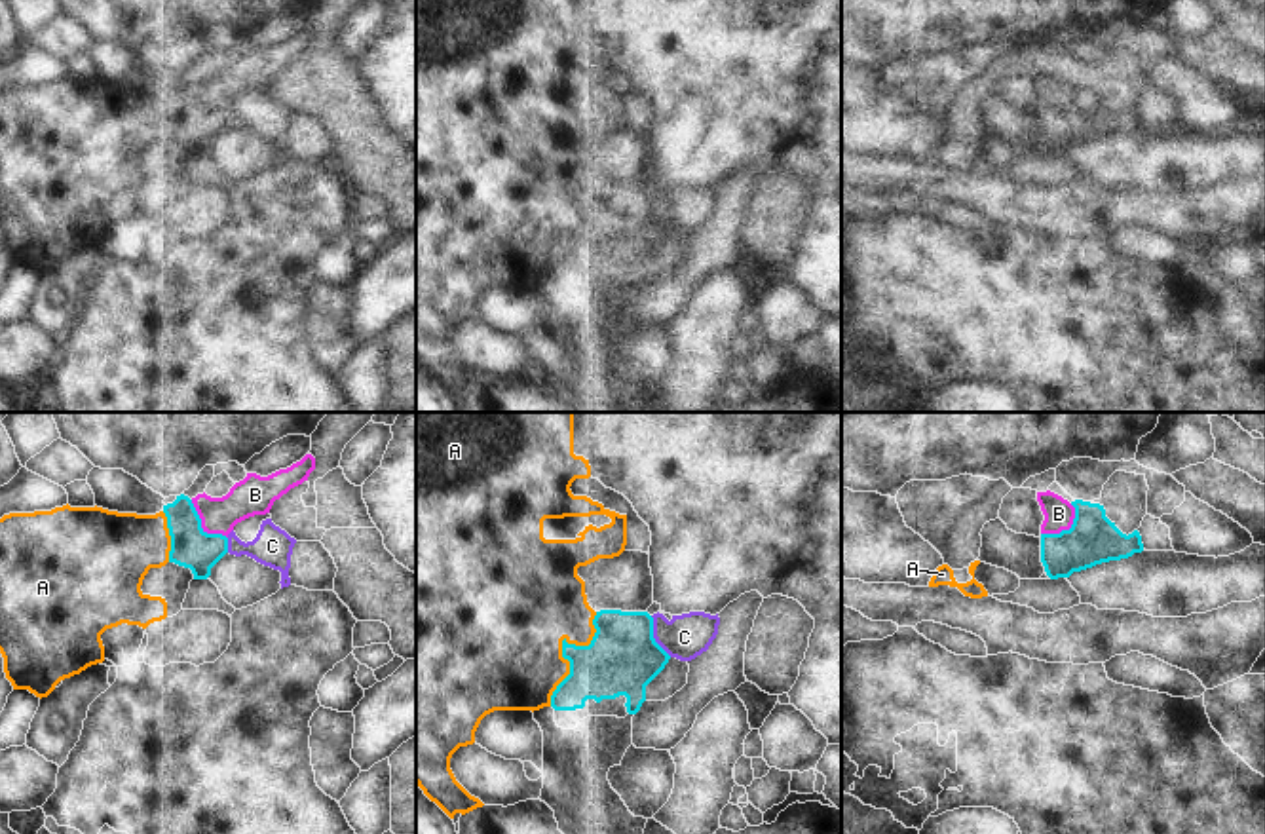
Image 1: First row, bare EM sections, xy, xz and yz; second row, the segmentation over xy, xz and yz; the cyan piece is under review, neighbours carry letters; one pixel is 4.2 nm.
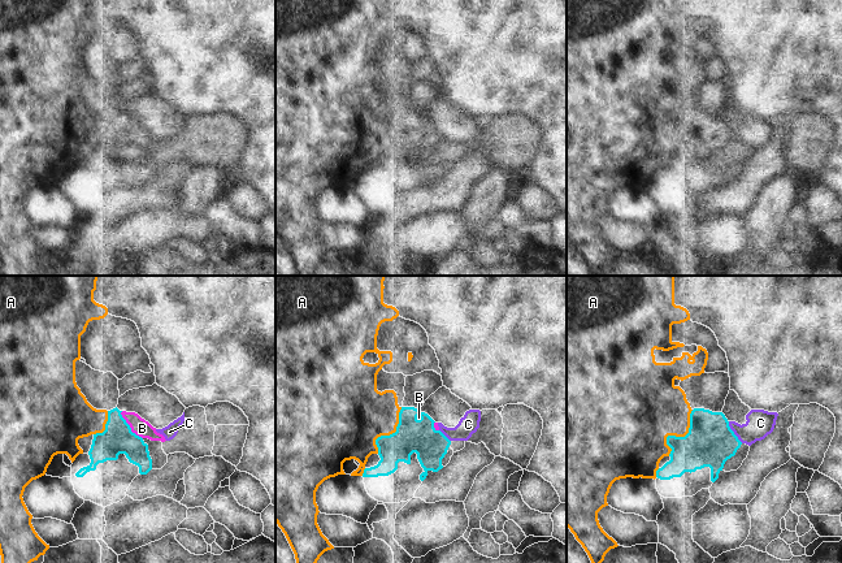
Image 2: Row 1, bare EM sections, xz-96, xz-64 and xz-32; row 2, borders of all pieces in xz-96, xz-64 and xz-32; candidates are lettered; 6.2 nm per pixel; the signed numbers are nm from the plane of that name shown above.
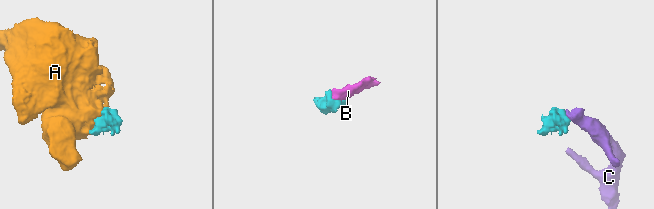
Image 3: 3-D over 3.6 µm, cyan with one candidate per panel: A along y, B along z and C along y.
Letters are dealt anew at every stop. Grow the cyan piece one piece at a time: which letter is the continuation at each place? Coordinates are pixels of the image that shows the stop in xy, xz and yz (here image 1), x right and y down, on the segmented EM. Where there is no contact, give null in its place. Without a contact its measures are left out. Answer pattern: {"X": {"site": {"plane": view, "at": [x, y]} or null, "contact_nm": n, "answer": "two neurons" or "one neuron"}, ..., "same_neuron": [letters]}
{"A": {"site": {"plane": "xz", "at": [563, 646]}, "contact_nm": 440, "answer": "one neuron"}, "B": {"site": {"plane": "xy", "at": [200, 527]}, "contact_nm": 220, "answer": "one neuron"}, "C": {"site": {"plane": "xz", "at": [652, 637]}, "contact_nm": 200, "answer": "two neurons"}, "same_neuron": ["A", "B"]}

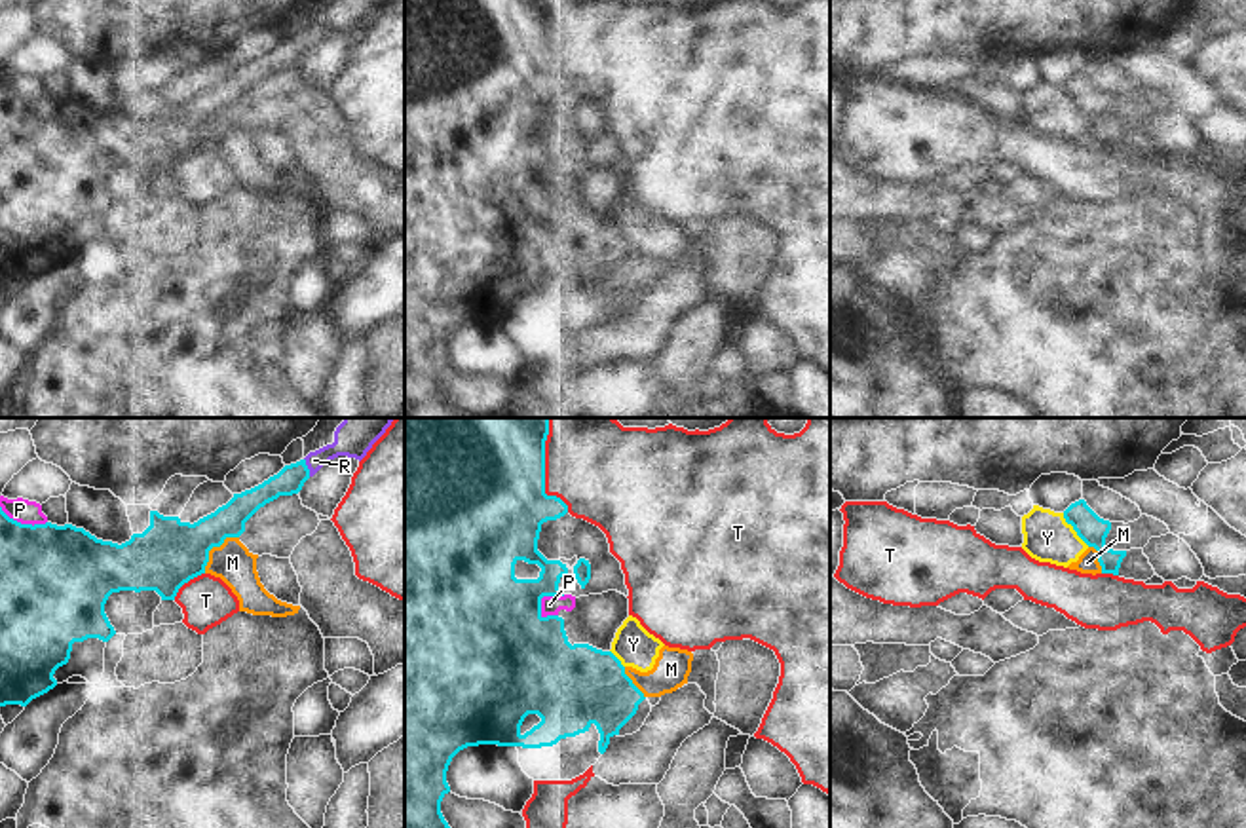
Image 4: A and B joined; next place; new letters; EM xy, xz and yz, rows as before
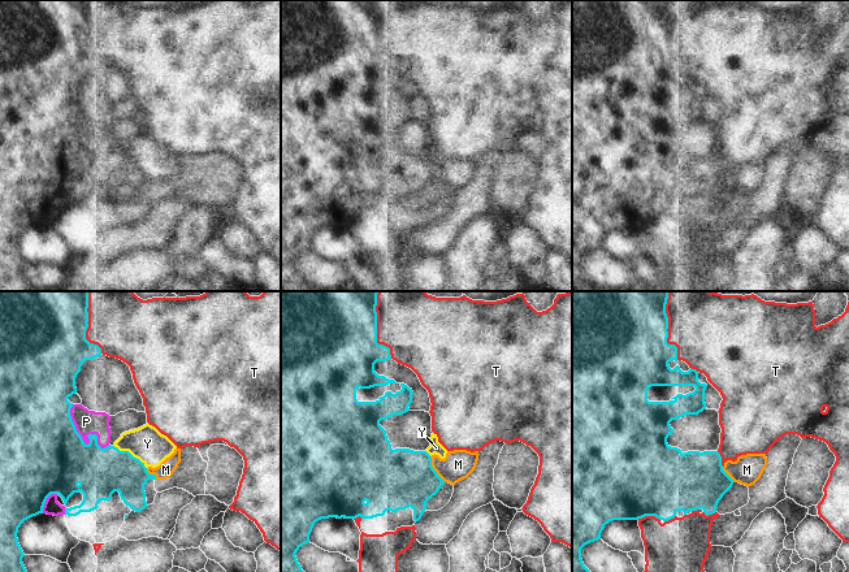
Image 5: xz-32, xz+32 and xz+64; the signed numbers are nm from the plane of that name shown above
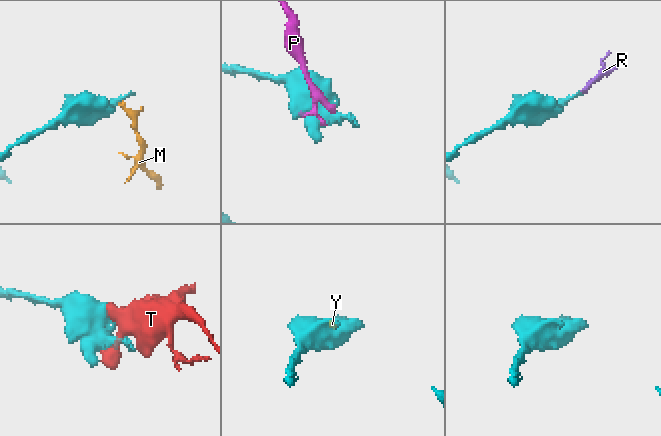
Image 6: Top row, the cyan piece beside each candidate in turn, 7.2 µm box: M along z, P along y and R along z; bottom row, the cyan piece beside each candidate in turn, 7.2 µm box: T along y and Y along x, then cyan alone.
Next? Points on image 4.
{"M": {"site": {"plane": "xy", "at": [213, 545]}, "contact_nm": 220, "answer": "two neurons"}, "P": {"site": {"plane": "xz", "at": [544, 595]}, "contact_nm": 140, "answer": "two neurons"}, "R": {"site": {"plane": "xy", "at": [306, 468]}, "contact_nm": 80, "answer": "one neuron"}, "T": {"site": {"plane": "xz", "at": [544, 470]}, "contact_nm": 400, "answer": "two neurons"}, "Y": {"site": {"plane": "yz", "at": [1074, 528]}, "contact_nm": 180, "answer": "two neurons"}, "same_neuron": ["R"]}

